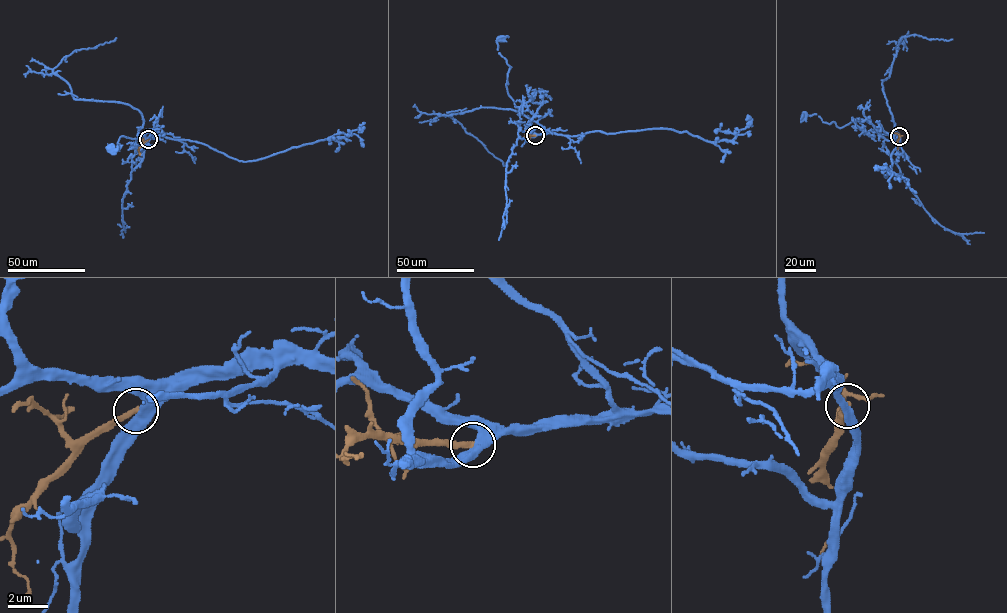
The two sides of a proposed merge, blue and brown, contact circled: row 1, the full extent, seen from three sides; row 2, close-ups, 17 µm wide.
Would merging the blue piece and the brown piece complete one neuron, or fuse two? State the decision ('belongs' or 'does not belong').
does not belong

